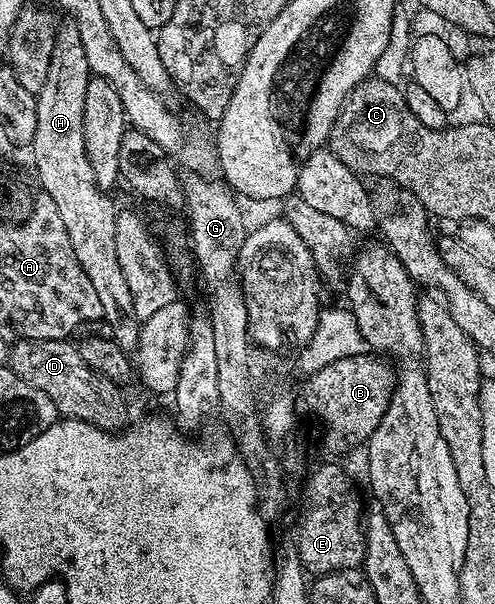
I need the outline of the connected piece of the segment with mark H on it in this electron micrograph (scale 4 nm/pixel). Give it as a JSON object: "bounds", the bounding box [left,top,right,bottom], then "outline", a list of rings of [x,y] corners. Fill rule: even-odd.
{"bounds":[32,20,140,351],"outline":[[[69,20],[63,21],[56,32],[56,44],[52,44],[52,61],[48,64],[48,80],[37,94],[36,136],[32,143],[34,170],[38,173],[40,190],[52,196],[64,220],[68,240],[72,240],[72,252],[80,260],[80,268],[88,275],[92,288],[102,305],[101,321],[106,322],[109,337],[121,350],[133,351],[138,343],[140,320],[136,308],[132,308],[132,294],[120,272],[120,260],[116,257],[116,220],[119,211],[114,210],[111,195],[98,185],[98,178],[88,164],[88,152],[84,152],[84,96],[92,77],[88,68],[88,55],[80,44],[80,28]]]}

